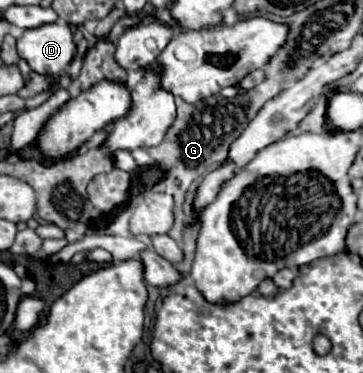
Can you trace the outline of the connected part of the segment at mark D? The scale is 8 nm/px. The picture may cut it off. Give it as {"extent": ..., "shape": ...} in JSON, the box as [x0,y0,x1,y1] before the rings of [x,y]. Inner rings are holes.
{"extent":[18,23,78,75],"shape":[[[48,23],[36,29],[26,29],[18,41],[18,53],[28,61],[30,69],[42,75],[64,73],[78,47],[68,23]]]}

